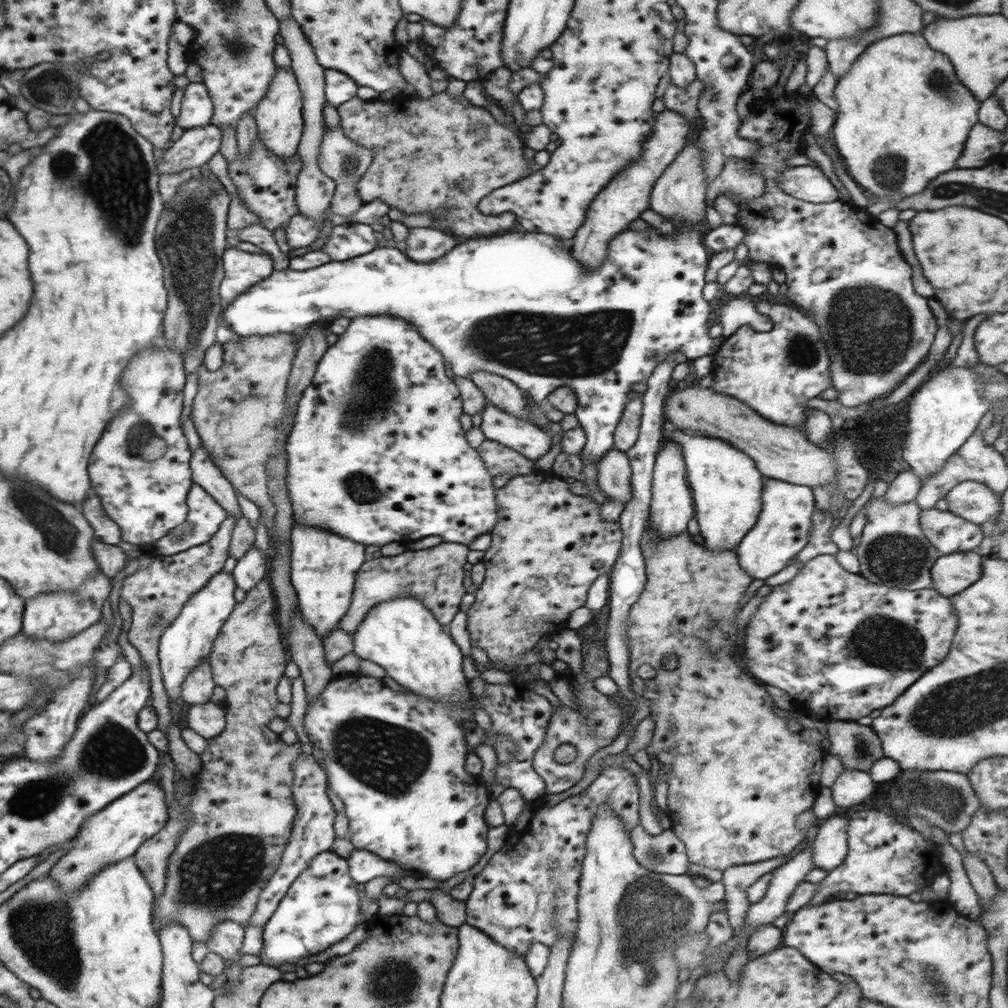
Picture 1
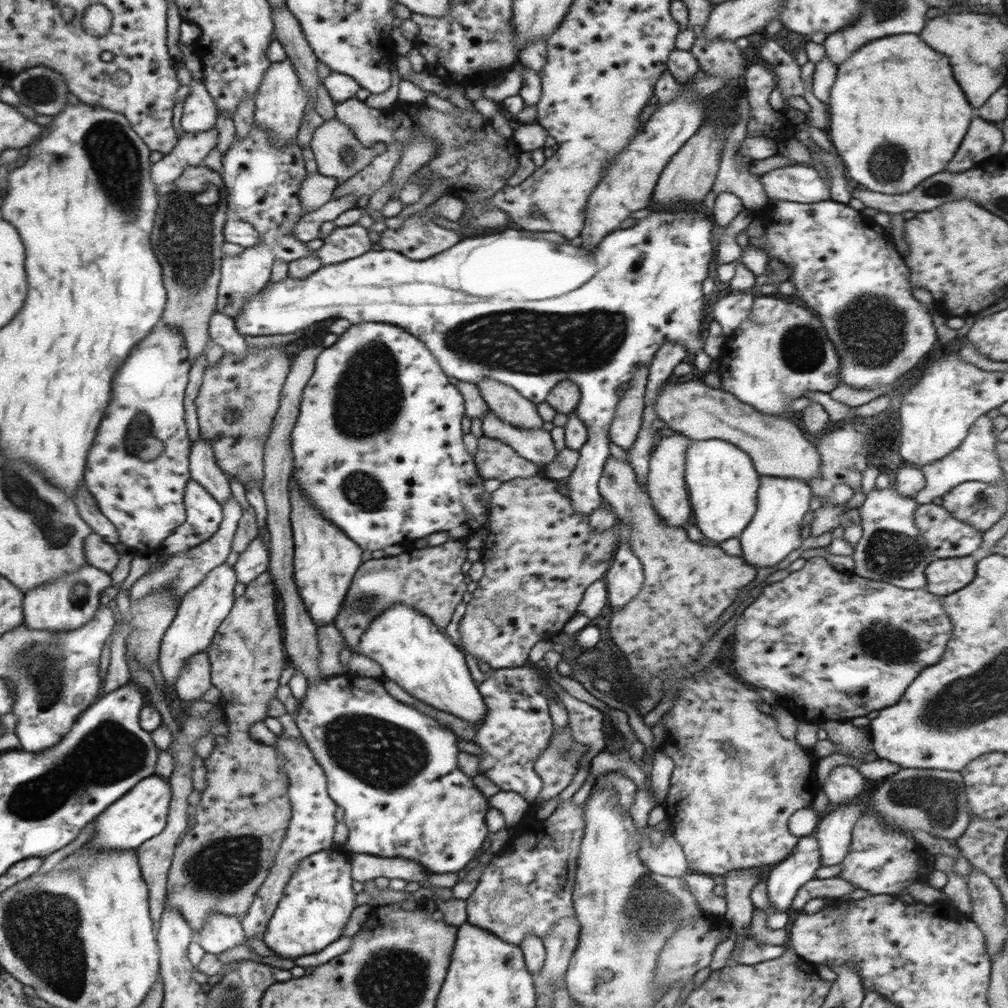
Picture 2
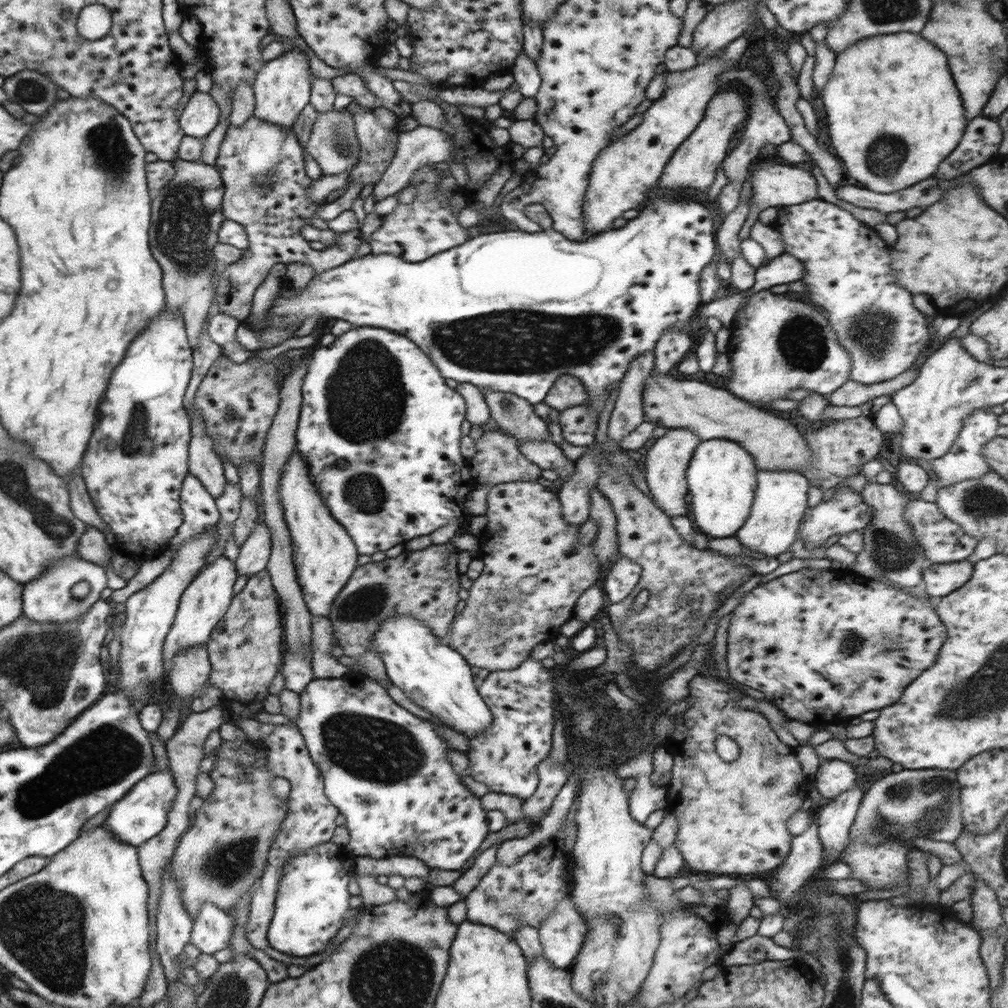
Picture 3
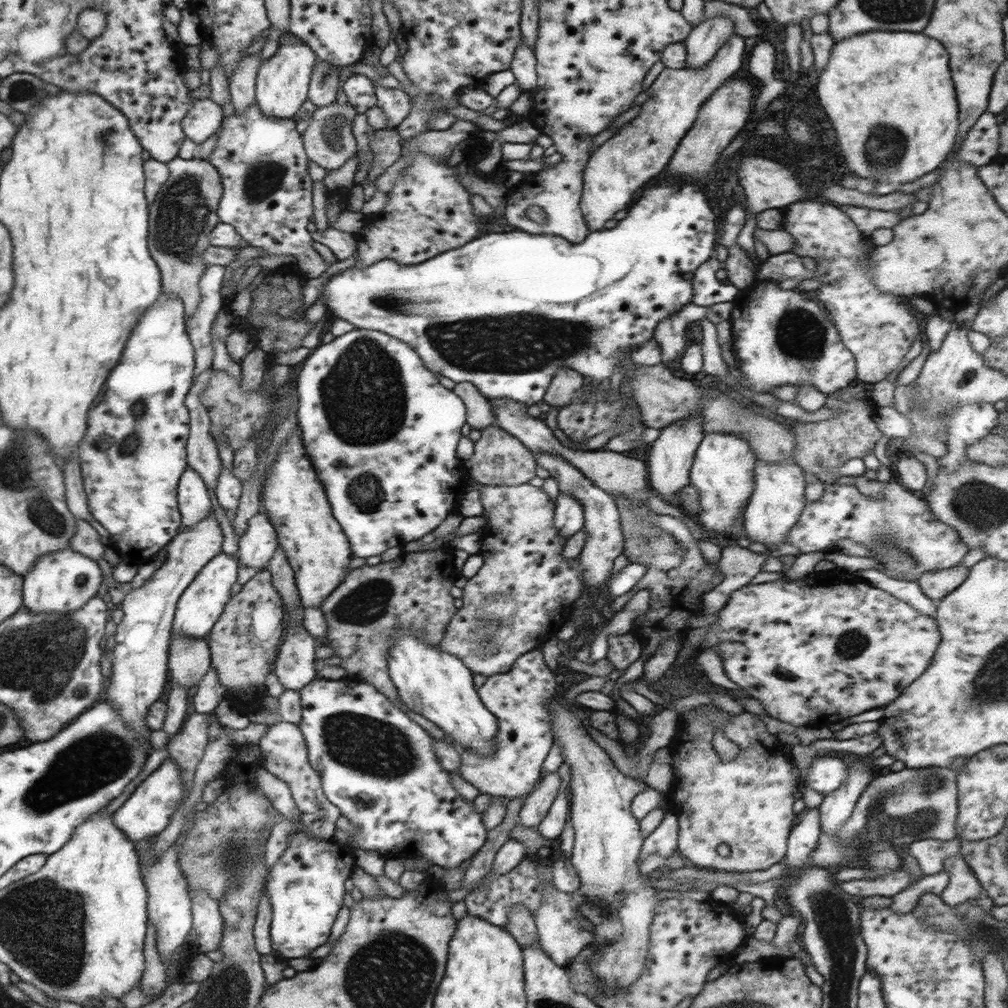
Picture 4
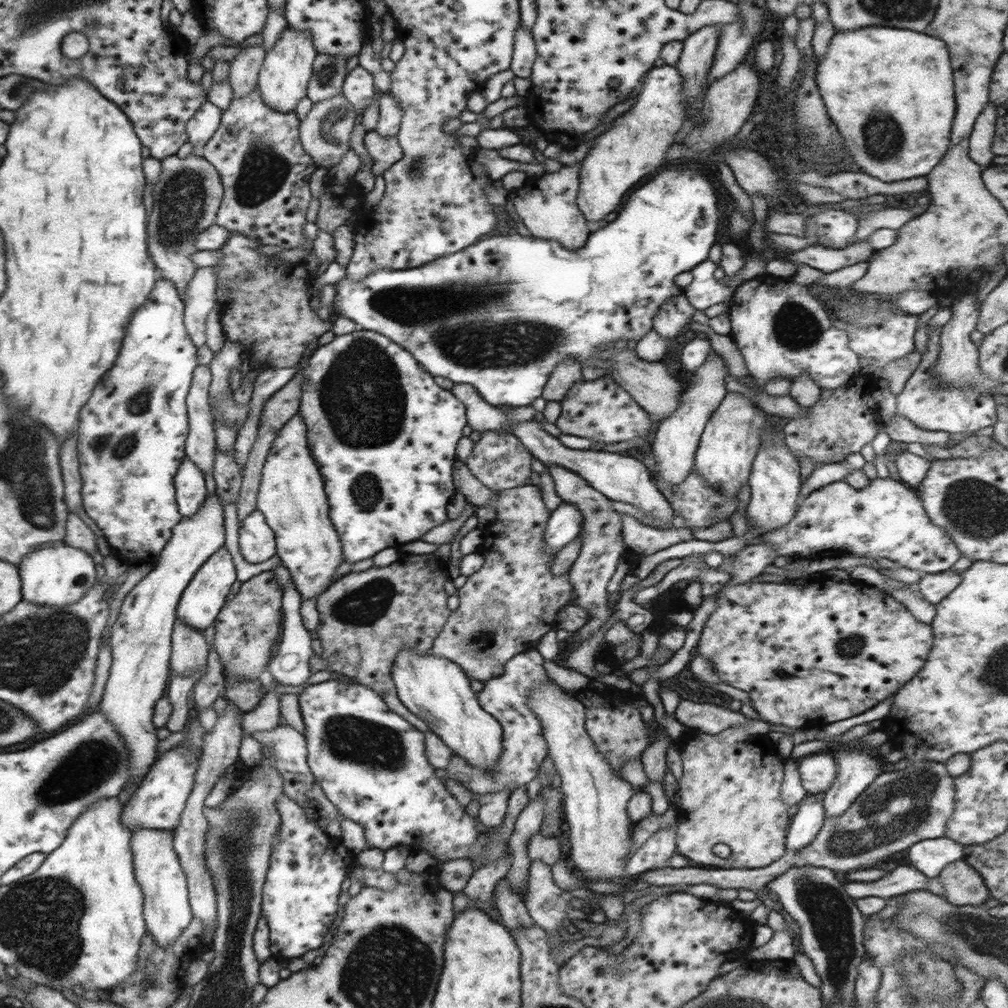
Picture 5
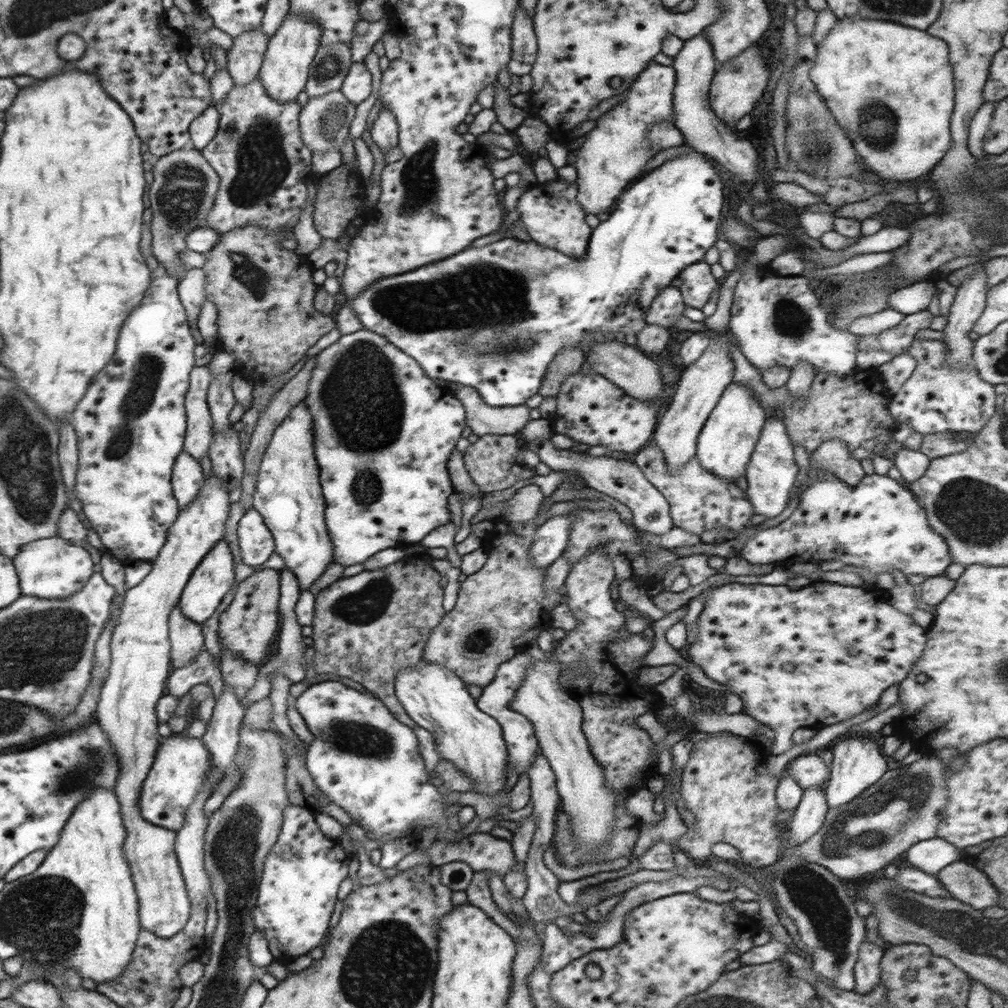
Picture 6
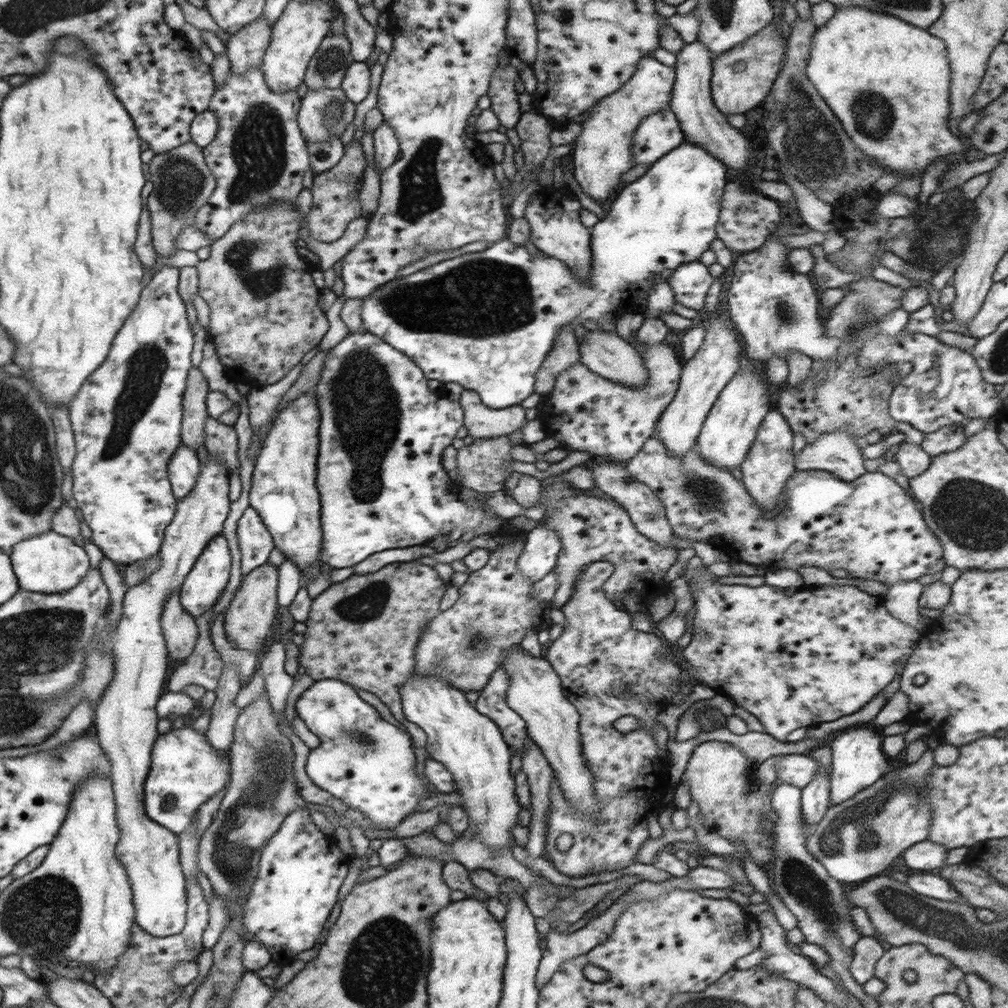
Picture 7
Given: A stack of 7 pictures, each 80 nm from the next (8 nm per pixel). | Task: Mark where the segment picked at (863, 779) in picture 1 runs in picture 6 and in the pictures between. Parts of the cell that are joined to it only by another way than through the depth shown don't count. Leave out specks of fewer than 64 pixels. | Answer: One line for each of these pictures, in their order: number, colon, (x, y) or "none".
2: (845, 784)
3: (834, 777)
4: (826, 774)
5: (818, 772)
6: (808, 770)

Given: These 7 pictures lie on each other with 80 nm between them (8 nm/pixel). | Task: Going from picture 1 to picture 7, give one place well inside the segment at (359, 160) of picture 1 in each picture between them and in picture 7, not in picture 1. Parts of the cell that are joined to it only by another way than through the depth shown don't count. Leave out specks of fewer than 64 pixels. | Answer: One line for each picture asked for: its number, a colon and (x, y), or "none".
2: (339, 154)
3: (333, 144)
4: (328, 140)
5: (325, 132)
6: (324, 122)
7: (324, 113)

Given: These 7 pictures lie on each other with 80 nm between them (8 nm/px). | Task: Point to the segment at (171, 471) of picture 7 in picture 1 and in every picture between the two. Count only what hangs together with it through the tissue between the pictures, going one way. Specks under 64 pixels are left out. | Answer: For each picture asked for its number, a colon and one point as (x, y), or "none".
1: (204, 517)
2: (204, 513)
3: (200, 512)
4: (194, 503)
5: (190, 490)
6: (186, 479)

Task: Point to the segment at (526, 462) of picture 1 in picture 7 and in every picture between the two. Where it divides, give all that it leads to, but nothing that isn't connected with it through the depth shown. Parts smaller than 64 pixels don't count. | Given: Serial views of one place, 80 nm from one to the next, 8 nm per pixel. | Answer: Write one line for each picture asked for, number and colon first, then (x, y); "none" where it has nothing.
2: (494, 459)
3: (498, 459)
4: (500, 459)
5: (500, 461)
6: (494, 462)
7: (483, 465)

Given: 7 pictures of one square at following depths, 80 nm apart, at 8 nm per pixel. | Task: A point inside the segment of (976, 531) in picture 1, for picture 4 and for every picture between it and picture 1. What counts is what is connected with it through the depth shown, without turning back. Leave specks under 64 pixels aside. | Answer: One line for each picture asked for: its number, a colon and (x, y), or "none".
2: (947, 537)
3: (943, 541)
4: (903, 518)

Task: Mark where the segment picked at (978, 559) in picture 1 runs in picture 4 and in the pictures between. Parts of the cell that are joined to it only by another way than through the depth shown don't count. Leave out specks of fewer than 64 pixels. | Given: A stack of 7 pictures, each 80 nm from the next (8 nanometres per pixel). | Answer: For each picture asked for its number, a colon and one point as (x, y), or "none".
2: (944, 576)
3: (938, 579)
4: (937, 584)

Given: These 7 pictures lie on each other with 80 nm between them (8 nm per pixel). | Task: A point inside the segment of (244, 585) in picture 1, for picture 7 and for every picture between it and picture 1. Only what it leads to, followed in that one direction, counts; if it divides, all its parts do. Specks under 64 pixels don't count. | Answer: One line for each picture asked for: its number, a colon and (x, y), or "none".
2: (254, 560)
3: (255, 551)
4: (259, 543)
5: (257, 543)
6: (256, 543)
7: (255, 542)

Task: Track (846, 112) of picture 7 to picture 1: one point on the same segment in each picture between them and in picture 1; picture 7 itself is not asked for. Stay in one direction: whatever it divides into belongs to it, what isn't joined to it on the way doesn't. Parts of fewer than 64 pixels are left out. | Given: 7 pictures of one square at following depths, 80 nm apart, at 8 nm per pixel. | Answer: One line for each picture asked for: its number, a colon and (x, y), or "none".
1: (903, 118)
2: (897, 115)
3: (894, 112)
4: (899, 81)
5: (890, 92)
6: (891, 87)

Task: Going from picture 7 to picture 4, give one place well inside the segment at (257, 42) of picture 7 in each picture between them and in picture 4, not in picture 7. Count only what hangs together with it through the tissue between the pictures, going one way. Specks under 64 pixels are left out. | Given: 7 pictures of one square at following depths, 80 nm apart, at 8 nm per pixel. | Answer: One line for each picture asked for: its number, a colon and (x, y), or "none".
4: (242, 83)
5: (244, 69)
6: (245, 58)

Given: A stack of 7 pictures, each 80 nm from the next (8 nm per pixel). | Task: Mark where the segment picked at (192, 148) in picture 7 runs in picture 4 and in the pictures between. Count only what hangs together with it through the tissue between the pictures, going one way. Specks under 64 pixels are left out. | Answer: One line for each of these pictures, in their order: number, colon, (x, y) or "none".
4: (183, 214)
5: (186, 197)
6: (183, 192)

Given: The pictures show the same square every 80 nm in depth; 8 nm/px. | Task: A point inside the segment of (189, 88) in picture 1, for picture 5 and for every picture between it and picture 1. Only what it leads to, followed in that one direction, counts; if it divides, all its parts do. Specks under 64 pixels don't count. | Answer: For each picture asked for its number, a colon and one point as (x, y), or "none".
2: (200, 112)
3: (200, 115)
4: (205, 117)
5: (201, 127)

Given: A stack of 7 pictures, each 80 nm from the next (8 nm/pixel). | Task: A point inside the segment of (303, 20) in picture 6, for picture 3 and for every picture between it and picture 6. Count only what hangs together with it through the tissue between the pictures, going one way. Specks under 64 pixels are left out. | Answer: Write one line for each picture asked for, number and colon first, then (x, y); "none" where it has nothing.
3: (282, 86)
4: (282, 83)
5: (283, 78)

